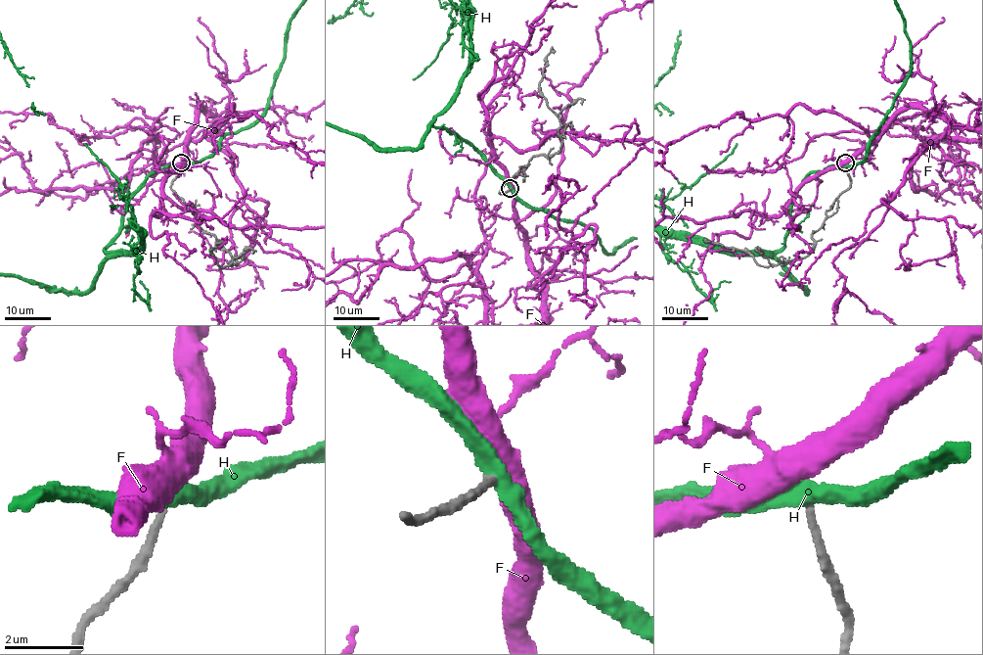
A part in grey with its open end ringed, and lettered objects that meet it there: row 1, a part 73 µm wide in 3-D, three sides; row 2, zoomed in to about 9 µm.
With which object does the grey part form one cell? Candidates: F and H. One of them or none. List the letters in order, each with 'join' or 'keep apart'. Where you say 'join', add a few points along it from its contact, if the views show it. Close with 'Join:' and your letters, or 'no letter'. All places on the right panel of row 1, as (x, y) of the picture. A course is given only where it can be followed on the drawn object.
F: keep apart
H: keep apart
Join: no letter

